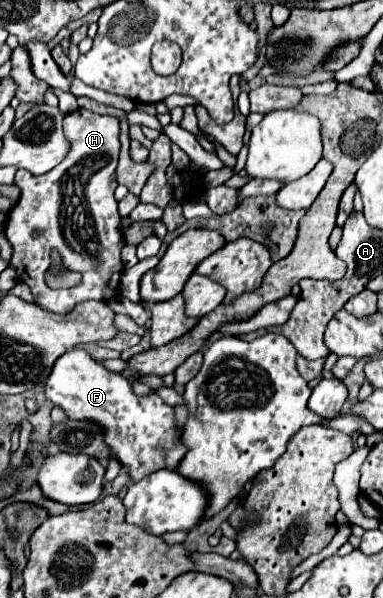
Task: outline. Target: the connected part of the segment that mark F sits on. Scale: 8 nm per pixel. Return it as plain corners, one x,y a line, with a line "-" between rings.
73,348
57,358
45,382
47,398
61,406
73,420
93,420
105,428
107,444
123,466
131,468
131,480
137,482
159,468
175,468
185,450
179,442
179,432
173,422
173,408
155,392
139,398
131,390
131,382
109,372
85,350

